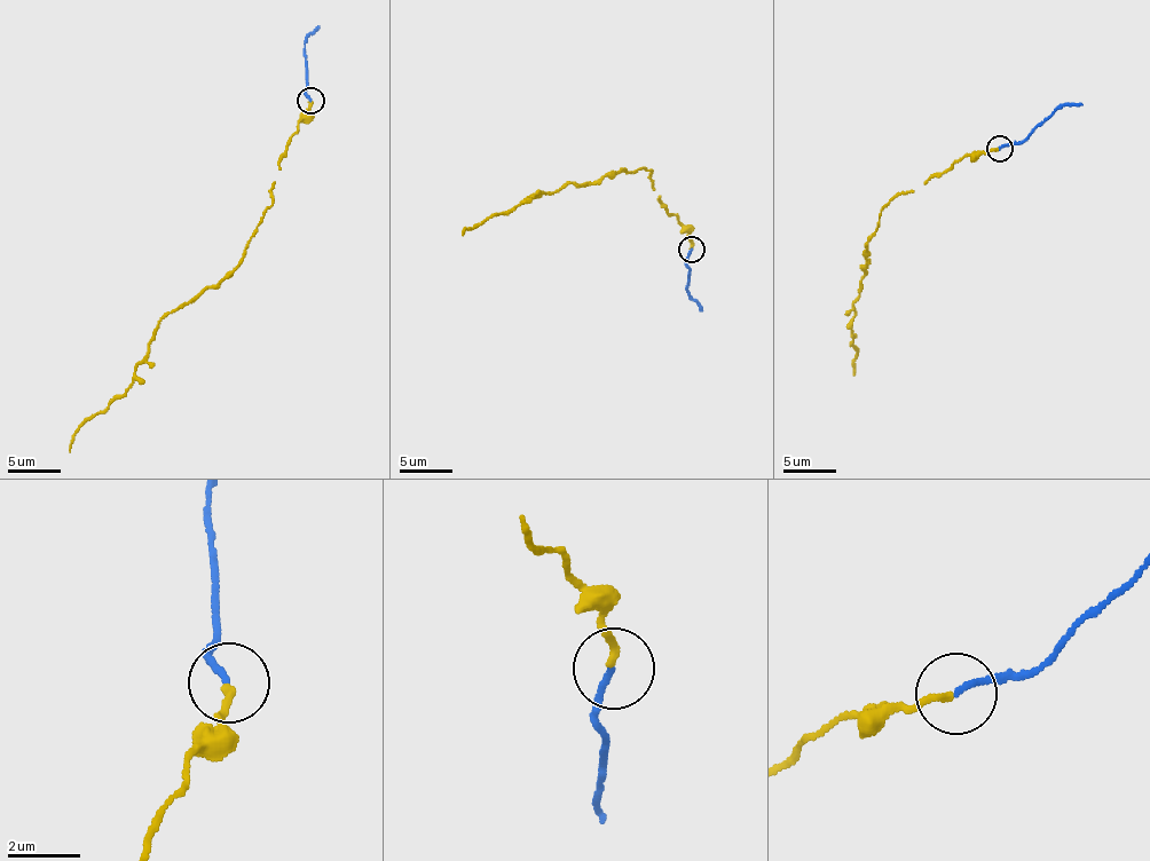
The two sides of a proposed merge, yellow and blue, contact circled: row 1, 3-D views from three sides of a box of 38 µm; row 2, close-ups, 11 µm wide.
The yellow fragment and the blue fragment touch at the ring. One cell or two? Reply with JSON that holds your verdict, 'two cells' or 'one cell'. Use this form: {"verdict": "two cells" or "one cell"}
{"verdict": "one cell"}

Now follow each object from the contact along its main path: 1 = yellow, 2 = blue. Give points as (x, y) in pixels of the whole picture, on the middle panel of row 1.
1: (691, 247), (686, 227), (667, 212), (643, 166), (597, 183), (566, 183), (537, 198), (529, 194), (462, 232)
2: (691, 250), (685, 266), (686, 292), (701, 311)

